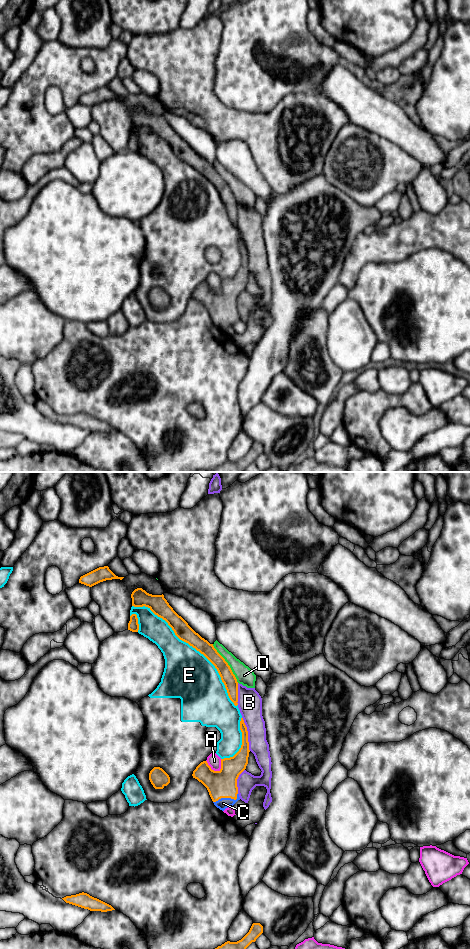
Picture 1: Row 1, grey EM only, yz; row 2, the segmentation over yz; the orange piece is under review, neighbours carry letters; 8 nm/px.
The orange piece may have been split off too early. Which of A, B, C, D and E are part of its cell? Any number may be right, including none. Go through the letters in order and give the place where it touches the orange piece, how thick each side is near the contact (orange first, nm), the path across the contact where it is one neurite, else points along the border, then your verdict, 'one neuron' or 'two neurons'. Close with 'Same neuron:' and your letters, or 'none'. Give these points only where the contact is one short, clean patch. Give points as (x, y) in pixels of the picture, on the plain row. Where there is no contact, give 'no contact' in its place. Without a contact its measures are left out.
A: yz (211, 289) | 220/110 nm | two neurons
B: yz (247, 254) | 140/190 nm | two neurons
C: yz (227, 317) | 220/90 nm | one neuron
D: yz (227, 183) | 110/140 nm | two neurons
E: yz (192, 166) | 140/400 nm | two neurons
Same neuron: C

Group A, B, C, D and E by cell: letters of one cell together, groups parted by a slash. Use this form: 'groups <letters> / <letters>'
groups A / B / C / D / E

